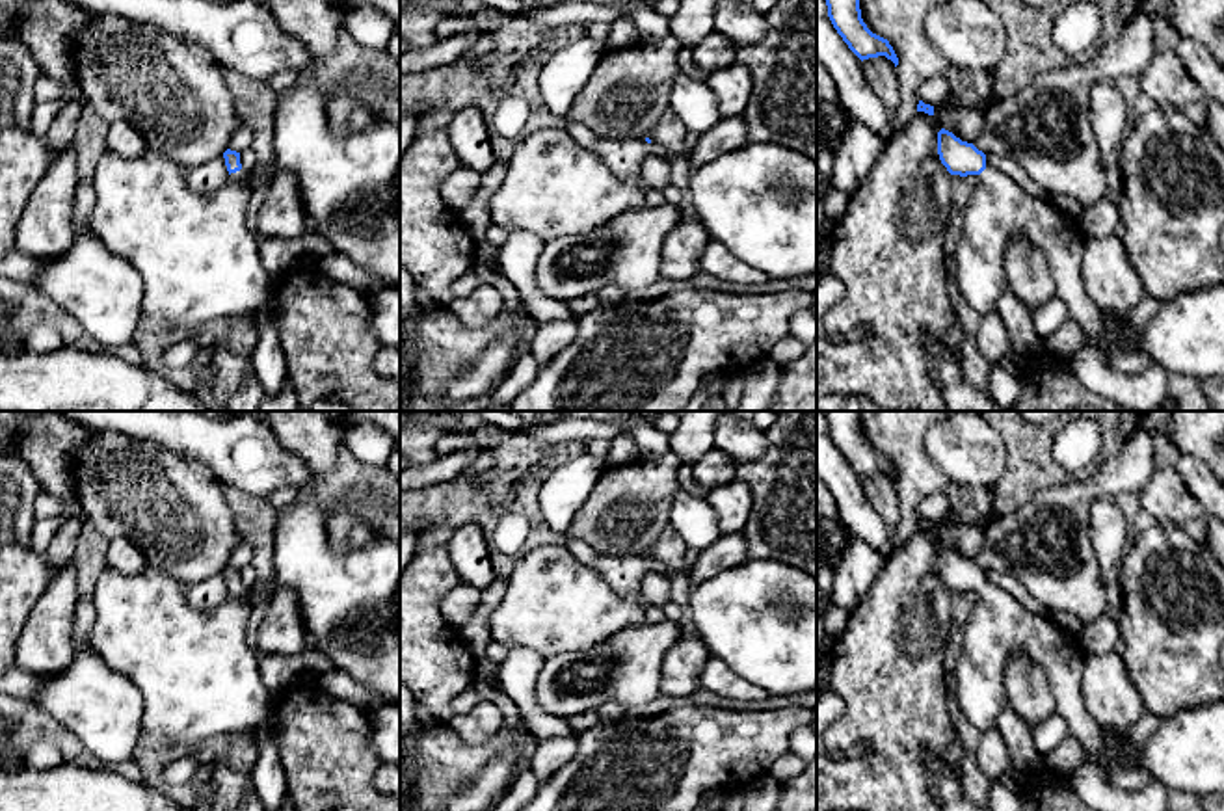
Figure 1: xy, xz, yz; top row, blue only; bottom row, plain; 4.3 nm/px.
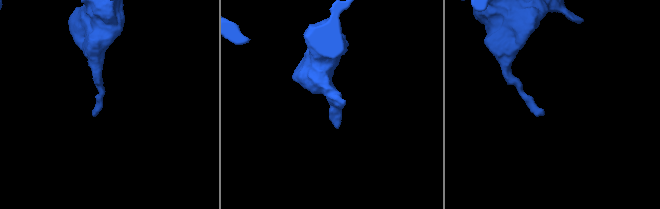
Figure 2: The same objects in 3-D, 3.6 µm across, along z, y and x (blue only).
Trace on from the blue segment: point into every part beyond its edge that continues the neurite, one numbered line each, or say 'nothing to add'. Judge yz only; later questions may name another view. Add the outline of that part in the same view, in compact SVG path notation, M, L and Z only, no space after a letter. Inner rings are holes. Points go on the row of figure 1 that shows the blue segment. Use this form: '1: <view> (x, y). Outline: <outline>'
1: yz (999, 209). Outline: M991 166L973 188L956 249L956 281L967 303L982 316L995 311L1008 290L1004 259L1014 236L1027 238L1044 255L1068 316L1098 340L1105 316L1081 281L1086 236L1079 223Z

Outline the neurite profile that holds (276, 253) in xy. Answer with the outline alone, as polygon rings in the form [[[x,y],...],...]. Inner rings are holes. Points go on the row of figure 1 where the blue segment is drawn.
[[[307,229],[296,238],[268,236],[257,242],[260,262],[268,275],[281,275],[290,272],[292,262],[303,255],[326,257],[333,249],[327,240]]]

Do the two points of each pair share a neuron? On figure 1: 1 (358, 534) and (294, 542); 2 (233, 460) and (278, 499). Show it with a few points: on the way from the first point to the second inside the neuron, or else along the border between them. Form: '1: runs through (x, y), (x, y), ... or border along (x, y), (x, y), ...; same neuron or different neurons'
1: border along (326, 519), (339, 551), (361, 547), (372, 536); different neurons
2: border along (300, 493), (292, 488), (279, 488), (265, 497); different neurons

